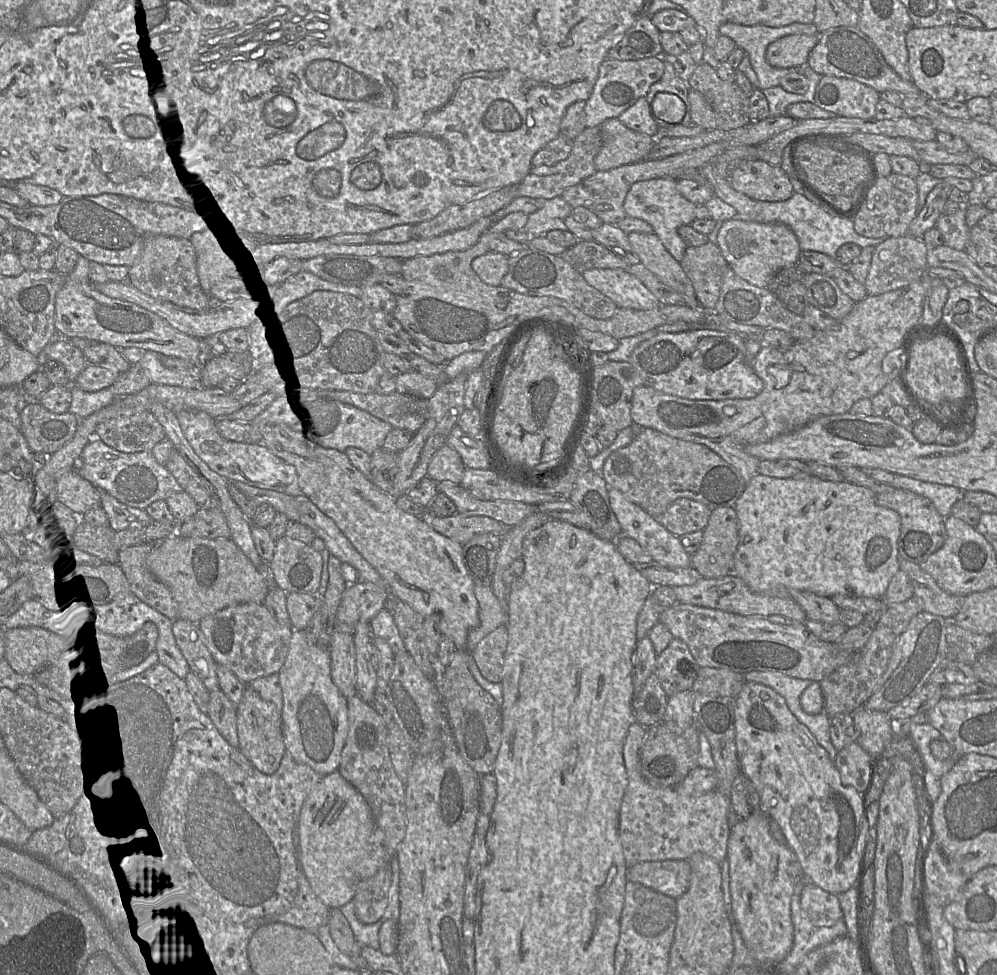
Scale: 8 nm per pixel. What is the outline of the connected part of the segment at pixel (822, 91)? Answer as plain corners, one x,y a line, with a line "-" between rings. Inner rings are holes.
825,75
819,81
814,103
836,116
860,119
875,118
880,93
856,80

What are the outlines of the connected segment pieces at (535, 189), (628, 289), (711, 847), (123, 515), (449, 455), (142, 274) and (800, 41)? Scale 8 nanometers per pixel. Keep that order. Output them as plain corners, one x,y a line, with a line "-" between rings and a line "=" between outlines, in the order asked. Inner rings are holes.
600,127
584,129
574,140
569,156
551,166
532,167
517,188
517,197
530,197
534,199
551,199
561,196
569,187
580,183
593,175
597,169
594,165
594,157
602,146
=
589,269
582,277
620,308
650,310
661,305
650,290
626,270
=
634,722
630,725
625,742
623,745
623,759
624,764
627,772
628,777
628,784
625,789
622,802
621,802
621,808
620,808
620,816
619,816
619,827
618,827
618,835
619,840
621,842
623,854
625,857
625,861
628,866
631,866
633,864
636,864
638,862
644,862
644,861
663,861
663,860
688,860
689,857
696,853
701,852
704,854
709,855
713,859
715,859
718,862
722,862
727,855
727,844
728,844
728,838
730,833
730,824
729,824
729,801
728,797
721,794
717,789
714,789
712,791
709,791
705,794
699,795
699,796
685,796
678,793
675,787
669,787
669,788
660,788
653,786
649,784
642,776
640,771
640,750
643,744
643,740
645,738
647,729
640,724
=
100,491
100,506
108,516
108,526
114,531
122,531
132,524
148,525
153,522
145,509
128,506
107,491
=
444,444
430,461
426,477
437,483
450,481
460,484
465,470
460,454
454,448
=
164,235
148,237
139,258
129,267
126,282
151,297
180,307
206,310
215,303
201,288
197,273
197,254
191,241
185,238
=
820,33
815,35
792,34
781,37
767,47
766,60
775,68
791,68
808,61

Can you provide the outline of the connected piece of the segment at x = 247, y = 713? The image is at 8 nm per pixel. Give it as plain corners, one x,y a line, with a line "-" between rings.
247,686
242,700
237,705
238,749
259,771
272,774
280,766
286,747
283,739
281,711
272,702
263,700

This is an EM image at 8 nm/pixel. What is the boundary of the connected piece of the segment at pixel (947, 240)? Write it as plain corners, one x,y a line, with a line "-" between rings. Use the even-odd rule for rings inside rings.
960,204
960,208
951,215
942,214
935,227
941,232
944,245
965,251
970,237
970,228
966,224
967,204

